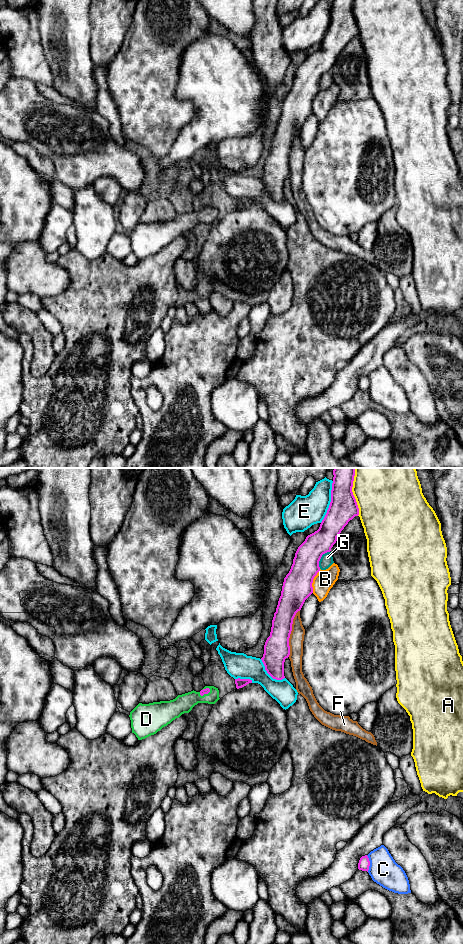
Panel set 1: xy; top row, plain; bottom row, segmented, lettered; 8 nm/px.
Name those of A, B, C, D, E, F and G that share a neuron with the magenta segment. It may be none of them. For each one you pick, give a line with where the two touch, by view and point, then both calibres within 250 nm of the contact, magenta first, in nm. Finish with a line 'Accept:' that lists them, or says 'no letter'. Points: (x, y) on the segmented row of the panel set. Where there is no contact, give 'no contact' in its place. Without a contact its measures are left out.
D: xy (205, 693) | 50/150 nm
Accept: D

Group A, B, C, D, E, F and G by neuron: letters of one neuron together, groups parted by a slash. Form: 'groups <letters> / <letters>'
groups A / B / C / D / E / F / G

